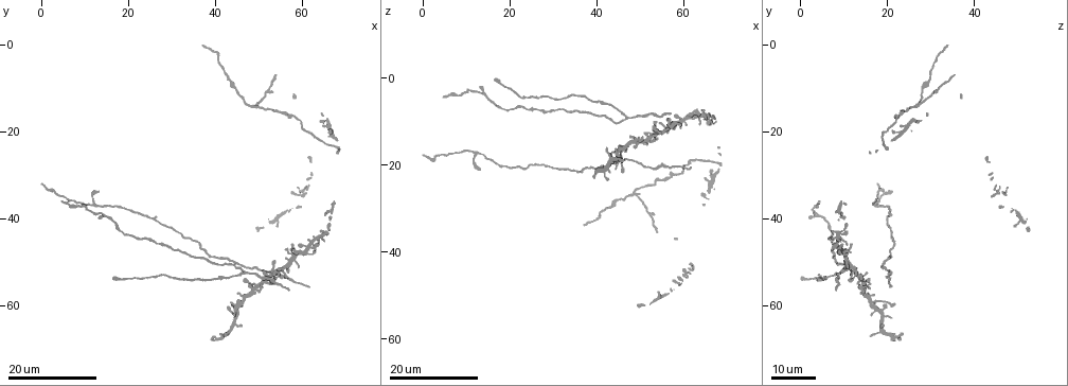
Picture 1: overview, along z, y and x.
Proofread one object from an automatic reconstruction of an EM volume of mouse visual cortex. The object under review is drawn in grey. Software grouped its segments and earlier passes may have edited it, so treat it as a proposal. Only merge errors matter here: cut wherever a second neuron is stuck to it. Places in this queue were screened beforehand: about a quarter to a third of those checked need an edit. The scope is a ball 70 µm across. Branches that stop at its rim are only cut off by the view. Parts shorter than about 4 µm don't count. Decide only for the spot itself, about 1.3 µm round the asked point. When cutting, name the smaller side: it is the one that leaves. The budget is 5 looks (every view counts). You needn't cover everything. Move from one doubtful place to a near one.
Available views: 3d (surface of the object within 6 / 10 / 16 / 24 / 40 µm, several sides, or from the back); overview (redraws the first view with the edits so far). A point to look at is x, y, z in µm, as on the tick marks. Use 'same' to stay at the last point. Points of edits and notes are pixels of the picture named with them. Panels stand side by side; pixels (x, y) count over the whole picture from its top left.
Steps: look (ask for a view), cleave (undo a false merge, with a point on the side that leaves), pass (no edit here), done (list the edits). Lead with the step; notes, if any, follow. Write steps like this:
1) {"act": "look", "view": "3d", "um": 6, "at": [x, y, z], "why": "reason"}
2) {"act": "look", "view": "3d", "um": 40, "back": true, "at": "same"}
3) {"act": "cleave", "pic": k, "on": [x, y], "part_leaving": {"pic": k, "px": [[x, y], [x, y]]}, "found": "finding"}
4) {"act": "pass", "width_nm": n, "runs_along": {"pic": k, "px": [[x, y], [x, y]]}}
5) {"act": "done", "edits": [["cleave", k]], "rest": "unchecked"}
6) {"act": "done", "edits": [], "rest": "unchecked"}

{"act": "look", "view": "3d", "um": 16, "at": [49.0, 14.5, 26.5], "why": "four arms meet"}

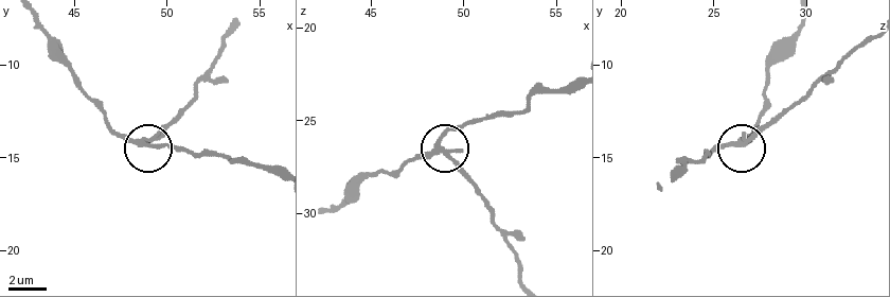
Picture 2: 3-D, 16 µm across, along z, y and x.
{"act": "look", "view": "3d", "um": 6, "at": [48.8, 14.2, 26.7], "why": "closer look"}

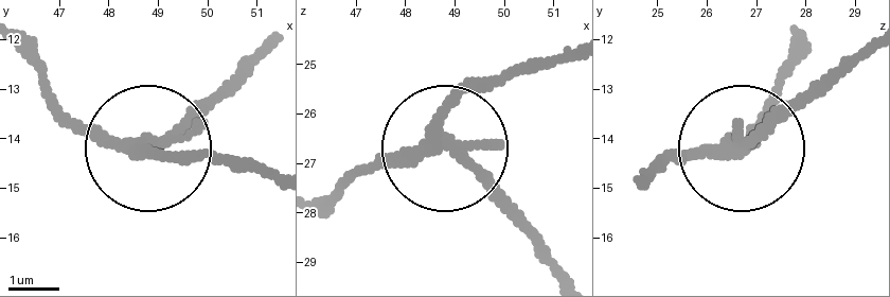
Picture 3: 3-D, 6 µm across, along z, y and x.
{"act": "cleave", "pic": 3, "on": [194, 107], "arms": 4, "part_leaving": {"pic": 3, "px": [[140, 142], [178, 129], [263, 45]]}, "found": "two neurons meet here"}

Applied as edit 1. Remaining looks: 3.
{"act": "look", "view": "3d", "um": 16, "at": [45.0, 9.5, 28.5], "why": "calibre changes"}

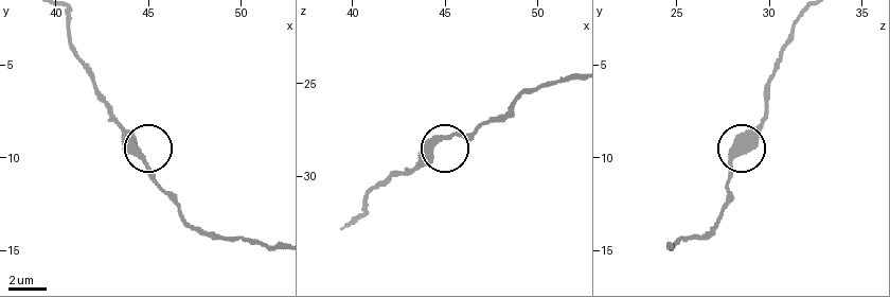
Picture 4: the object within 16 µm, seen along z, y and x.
{"act": "look", "view": "3d", "um": 10, "at": [44.7, 9.9, 28.1]}

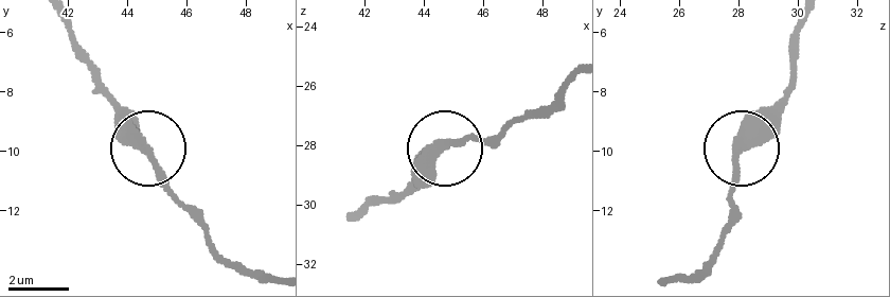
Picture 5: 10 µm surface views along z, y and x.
{"act": "look", "view": "3d", "um": 10, "back": true, "at": [44.6, 9.9, 27.9]}

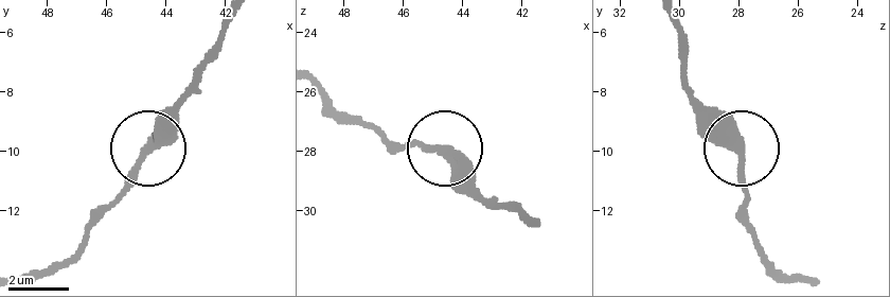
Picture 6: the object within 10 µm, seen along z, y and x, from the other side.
{"act": "pass", "runs_along": {"pic": 6, "px": [[36, 277], [73, 249], [193, 92]]}, "found": "continuous, no second neuron"}

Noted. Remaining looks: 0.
{"act": "done", "edits": [["cleave", 3]], "rest": "unchecked"}

